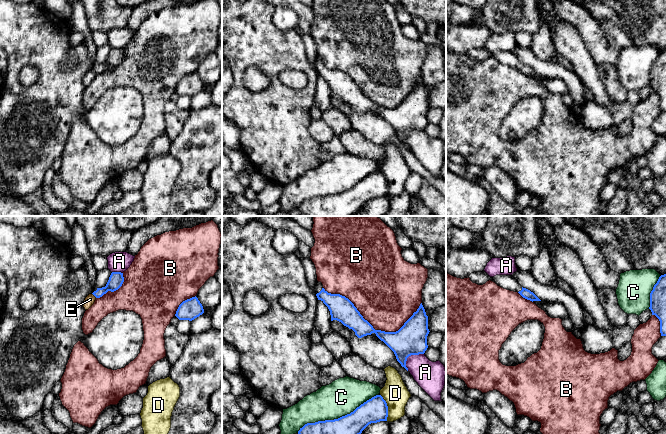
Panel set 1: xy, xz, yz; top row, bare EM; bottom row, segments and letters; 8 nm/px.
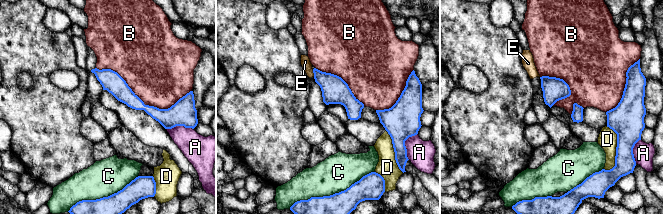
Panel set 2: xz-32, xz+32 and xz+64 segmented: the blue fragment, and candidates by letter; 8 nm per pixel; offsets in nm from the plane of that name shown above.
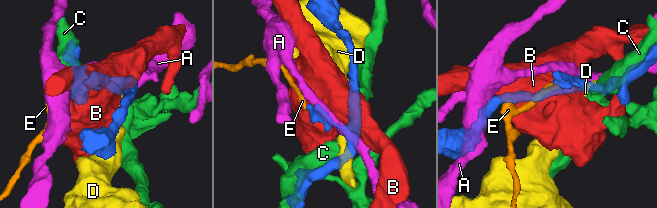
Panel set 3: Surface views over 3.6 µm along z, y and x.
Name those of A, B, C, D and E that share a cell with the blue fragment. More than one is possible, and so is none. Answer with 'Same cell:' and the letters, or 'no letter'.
Same cell: no letter

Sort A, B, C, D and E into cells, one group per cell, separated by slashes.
A / B / C / D / E

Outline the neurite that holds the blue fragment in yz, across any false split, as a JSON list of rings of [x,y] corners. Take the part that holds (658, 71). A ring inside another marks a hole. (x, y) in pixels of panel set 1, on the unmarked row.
[[[666,50],[659,53],[650,69],[649,85],[660,97],[661,112],[666,112]]]

